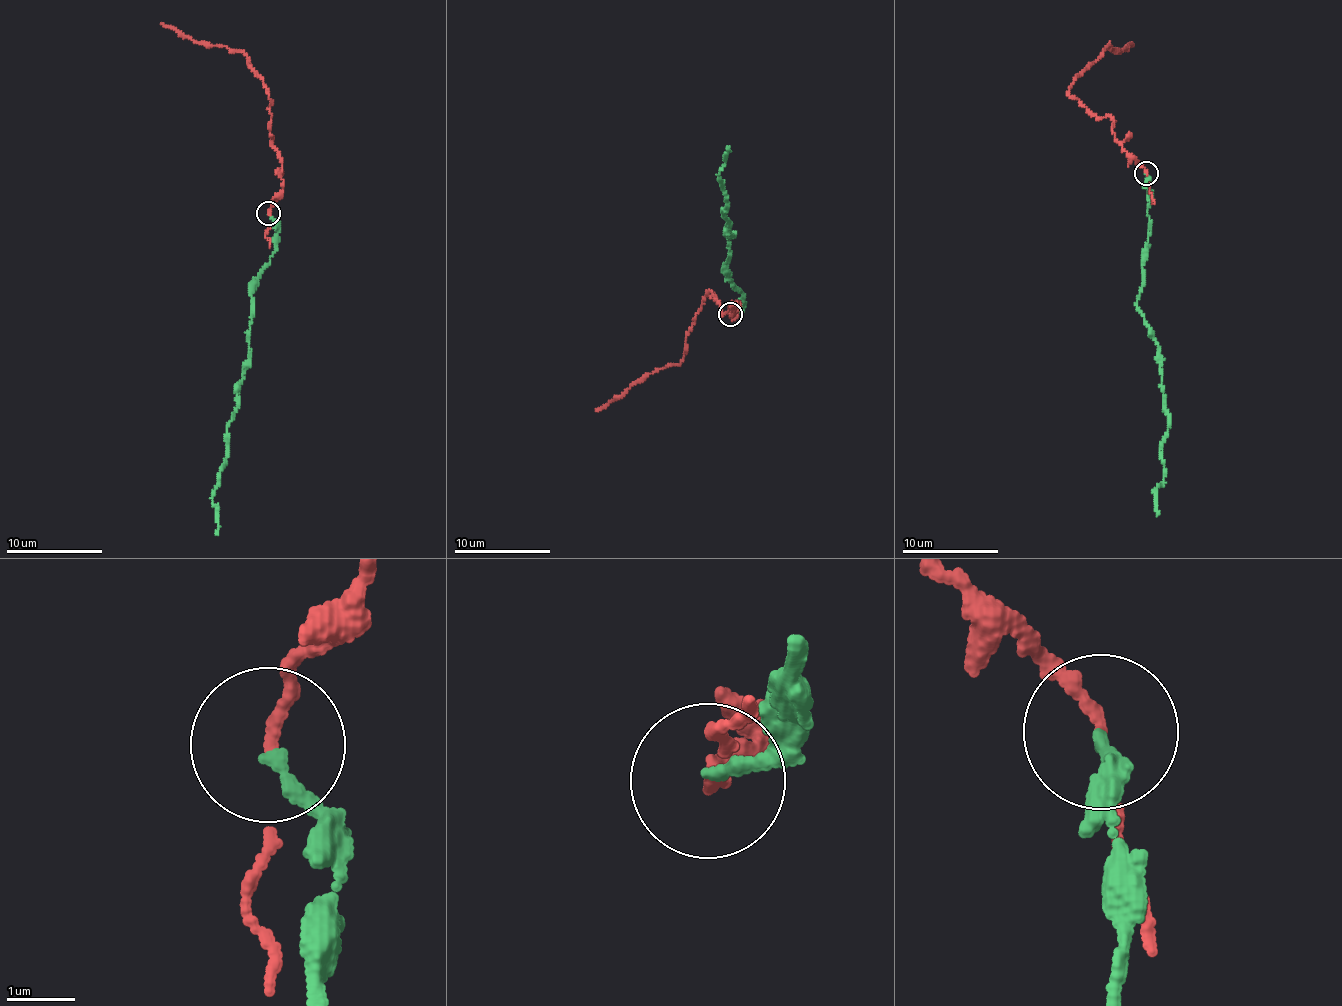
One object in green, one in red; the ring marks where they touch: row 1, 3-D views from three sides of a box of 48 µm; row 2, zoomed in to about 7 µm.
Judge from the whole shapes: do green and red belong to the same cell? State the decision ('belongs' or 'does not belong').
does not belong

